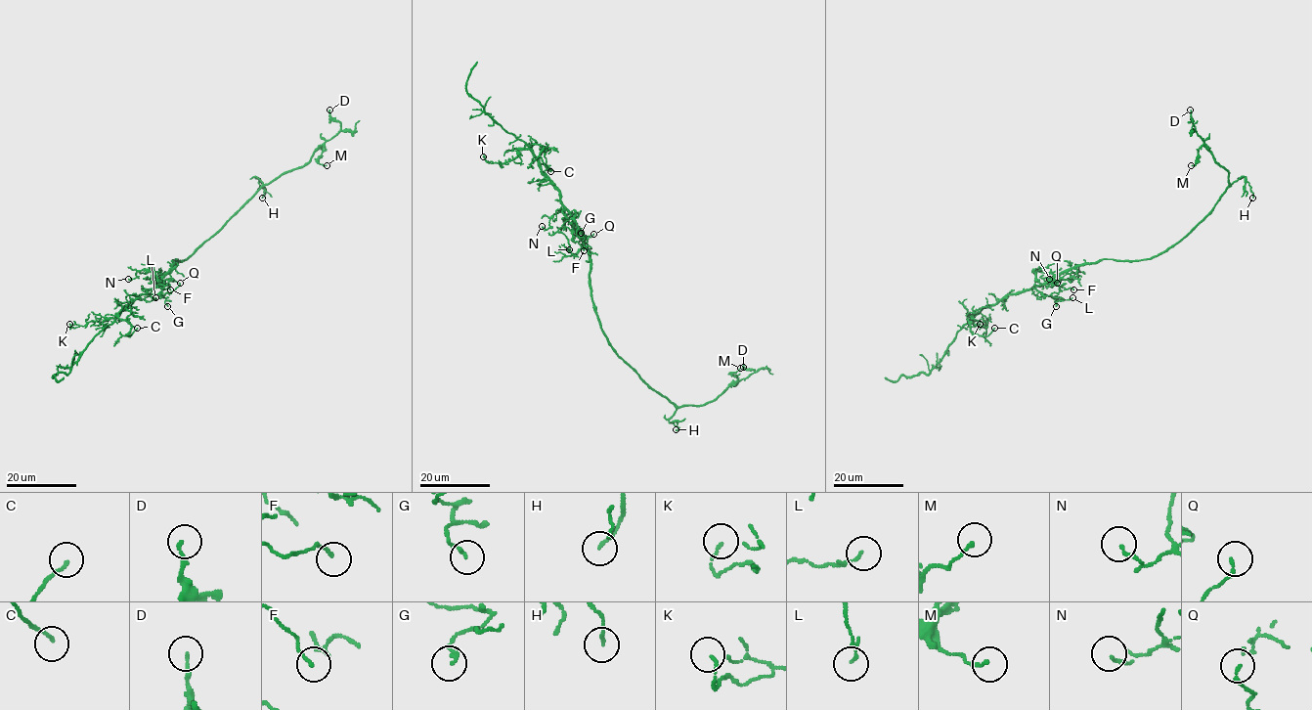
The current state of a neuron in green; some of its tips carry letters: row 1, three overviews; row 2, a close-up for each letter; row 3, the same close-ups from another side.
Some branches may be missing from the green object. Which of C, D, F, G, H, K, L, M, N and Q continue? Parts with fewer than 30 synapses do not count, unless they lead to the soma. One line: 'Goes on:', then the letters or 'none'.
Goes on: none

